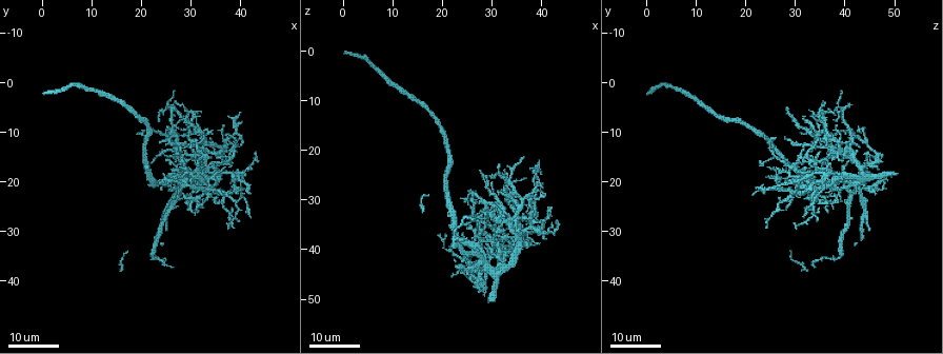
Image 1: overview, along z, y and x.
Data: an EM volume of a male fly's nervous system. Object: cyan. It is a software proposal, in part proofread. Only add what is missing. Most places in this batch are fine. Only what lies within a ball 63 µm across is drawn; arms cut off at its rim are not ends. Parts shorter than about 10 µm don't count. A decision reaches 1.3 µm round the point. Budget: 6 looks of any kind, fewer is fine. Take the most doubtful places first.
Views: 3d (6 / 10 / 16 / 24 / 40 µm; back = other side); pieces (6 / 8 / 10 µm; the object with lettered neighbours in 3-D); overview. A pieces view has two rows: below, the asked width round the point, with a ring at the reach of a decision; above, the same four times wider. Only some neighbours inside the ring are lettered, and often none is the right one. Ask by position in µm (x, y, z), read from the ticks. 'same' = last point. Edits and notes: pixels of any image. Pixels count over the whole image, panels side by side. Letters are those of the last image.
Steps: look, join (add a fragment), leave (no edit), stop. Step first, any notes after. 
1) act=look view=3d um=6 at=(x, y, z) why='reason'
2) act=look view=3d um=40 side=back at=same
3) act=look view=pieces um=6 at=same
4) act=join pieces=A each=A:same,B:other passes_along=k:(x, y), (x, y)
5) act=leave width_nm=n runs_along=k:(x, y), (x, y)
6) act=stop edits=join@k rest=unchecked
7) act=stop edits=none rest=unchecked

act=look view=3d um=24 at=(25.0, 15.5, 36.0) why='free end'

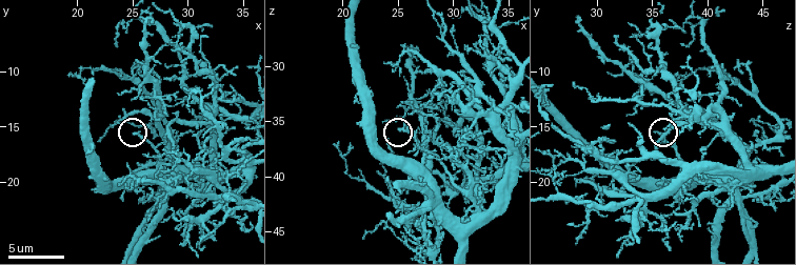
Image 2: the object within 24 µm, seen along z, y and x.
act=look view=pieces um=10 at=(25.0, 15.6, 36.0)

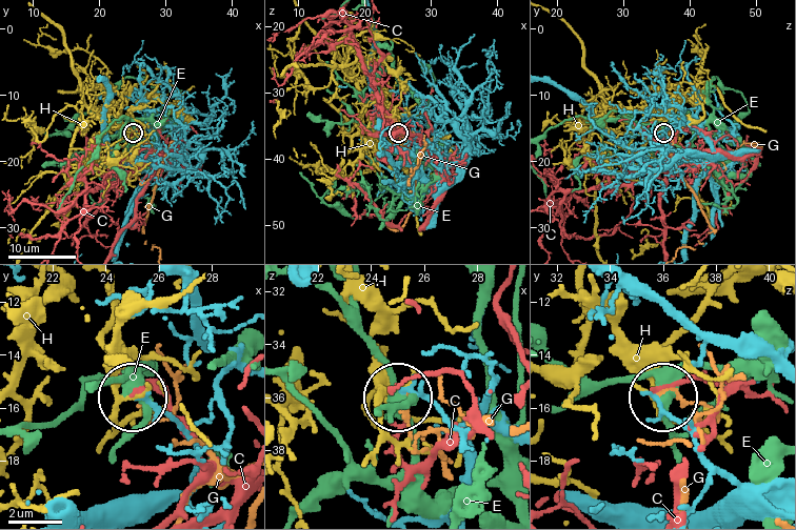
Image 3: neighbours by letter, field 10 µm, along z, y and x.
act=leave width_nm=180 each=C:other,E:other,G:other,H:other found='none of them fits'

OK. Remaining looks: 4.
act=look view=3d um=24 at=(42.0, 22.0, 32.0) why='branch stops here'

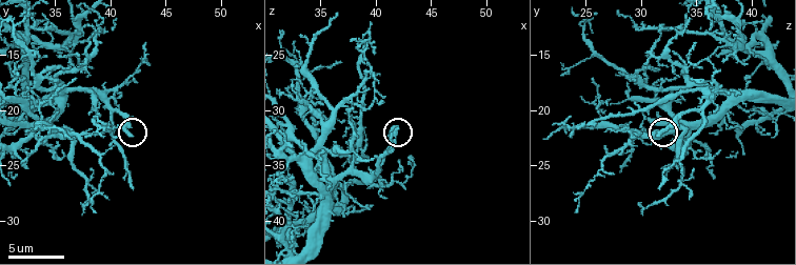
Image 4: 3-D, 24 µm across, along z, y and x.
act=look view=pieces um=10 at=(41.8, 22.2, 31.4)

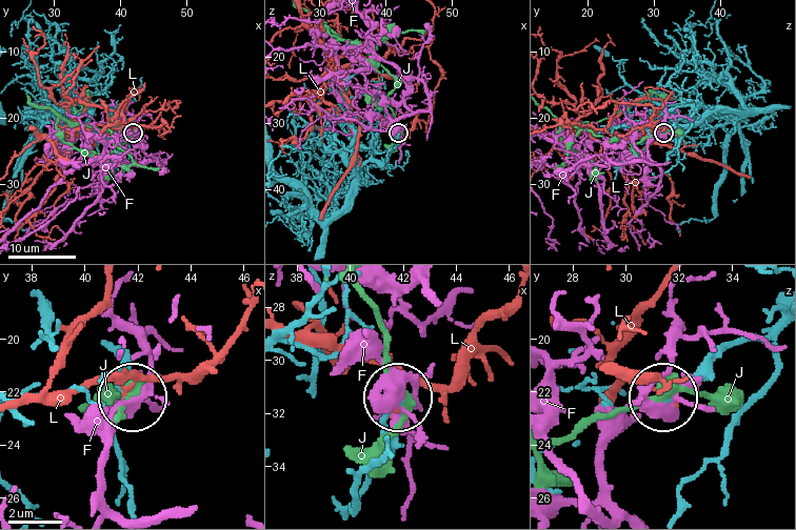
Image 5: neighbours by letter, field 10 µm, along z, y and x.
act=leave each=F:other,J:other,L:other runs_along=5:(104, 346), (132, 393) found='none of them fits'

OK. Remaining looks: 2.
act=look view=pieces um=10 at=(29.8, 25.2, 37.6) why='thin end'

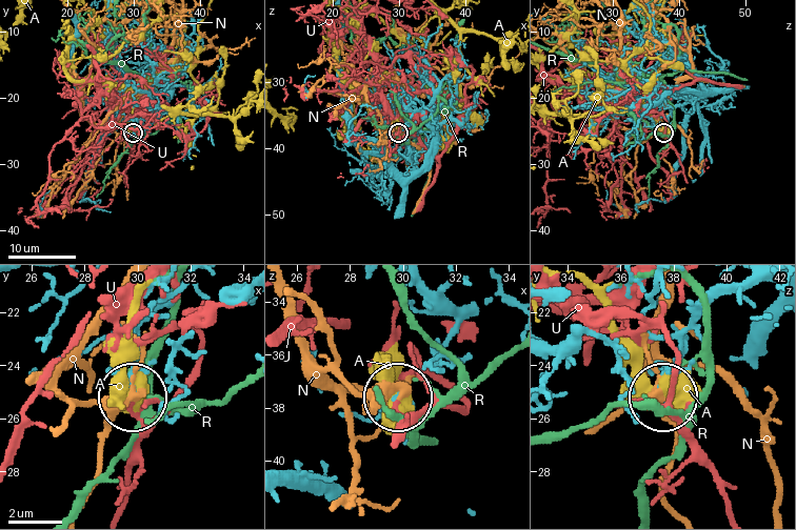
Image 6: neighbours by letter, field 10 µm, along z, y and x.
act=leave each=A:other,N:other,R:other,U:other found='no lettered fragment goes on from it'

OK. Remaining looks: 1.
act=stop edits=none rest=unchecked

